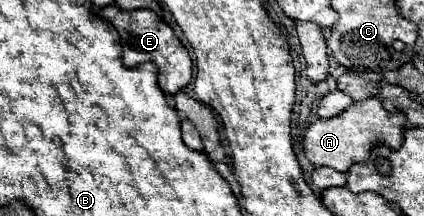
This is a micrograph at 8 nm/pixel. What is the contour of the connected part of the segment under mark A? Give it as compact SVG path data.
M369 98L355 102L343 114L327 120L317 120L307 128L305 134L305 156L315 166L331 166L339 172L347 172L355 162L365 160L375 144L387 144L389 148L397 150L403 144L403 132L407 128L405 112L387 112L383 108L381 98Z

